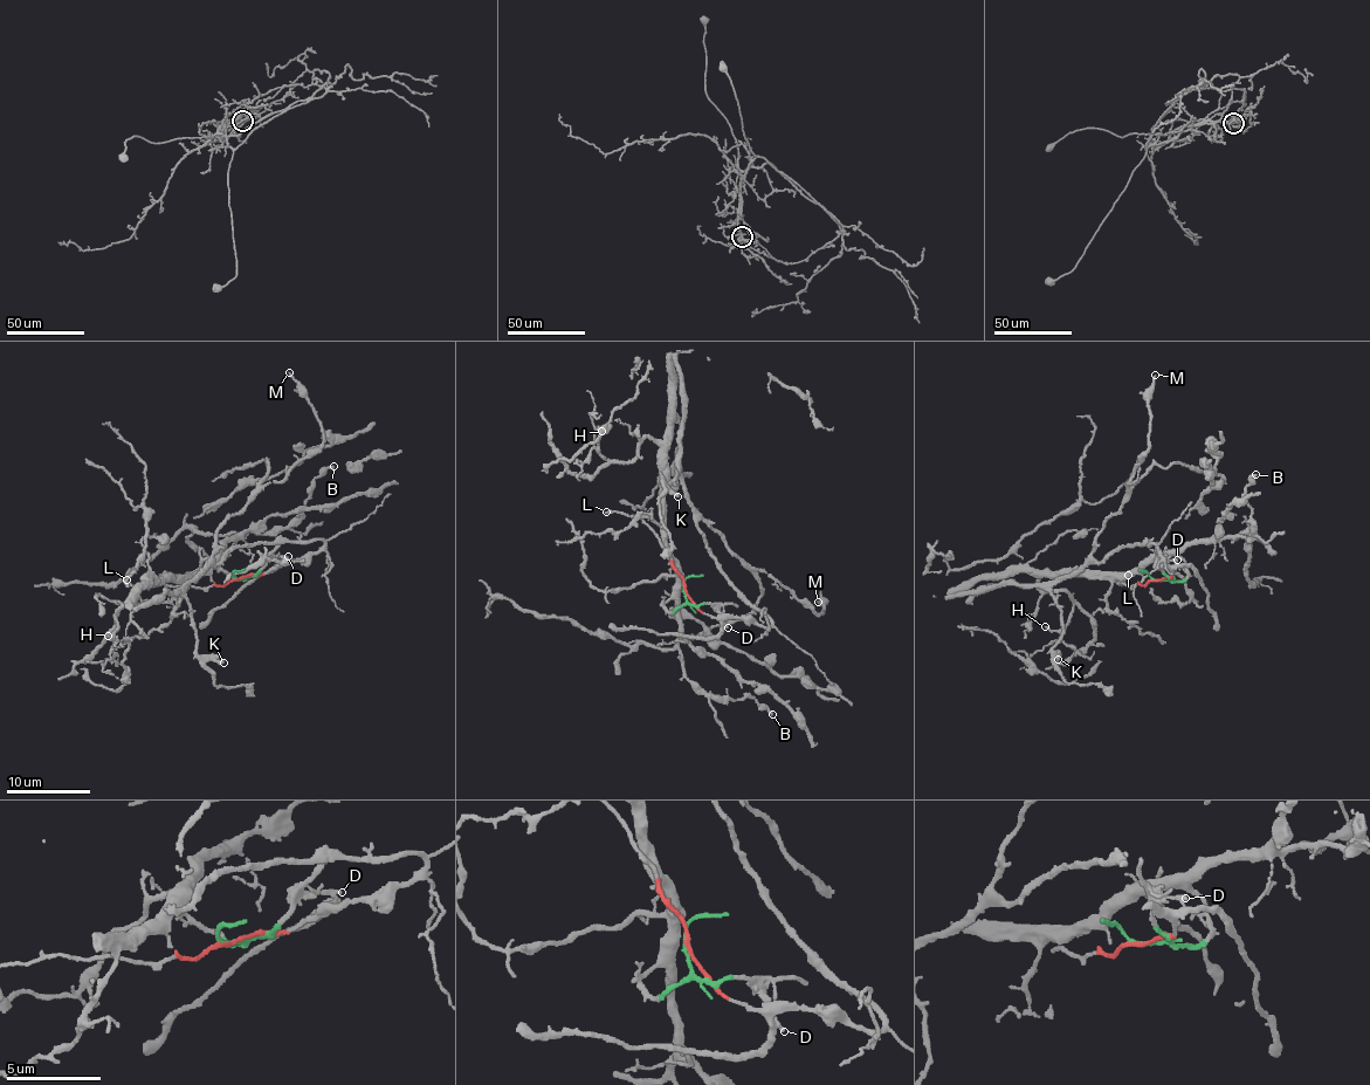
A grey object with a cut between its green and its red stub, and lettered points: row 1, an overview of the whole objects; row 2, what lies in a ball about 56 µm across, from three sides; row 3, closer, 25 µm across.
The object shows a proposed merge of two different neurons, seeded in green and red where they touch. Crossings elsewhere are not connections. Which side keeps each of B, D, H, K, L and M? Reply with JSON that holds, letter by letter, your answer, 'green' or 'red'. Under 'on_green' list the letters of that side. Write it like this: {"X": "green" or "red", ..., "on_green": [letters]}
{"B": "green", "D": "green", "H": "green", "K": "red", "L": "red", "M": "red", "on_green": ["B", "D", "H"]}

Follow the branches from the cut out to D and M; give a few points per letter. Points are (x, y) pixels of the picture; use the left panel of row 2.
D: (235, 579), (273, 558), (287, 556)
M: (235, 579), (308, 558), (324, 544), (252, 543), (211, 560), (224, 521), (323, 441), (307, 391), (288, 371)

